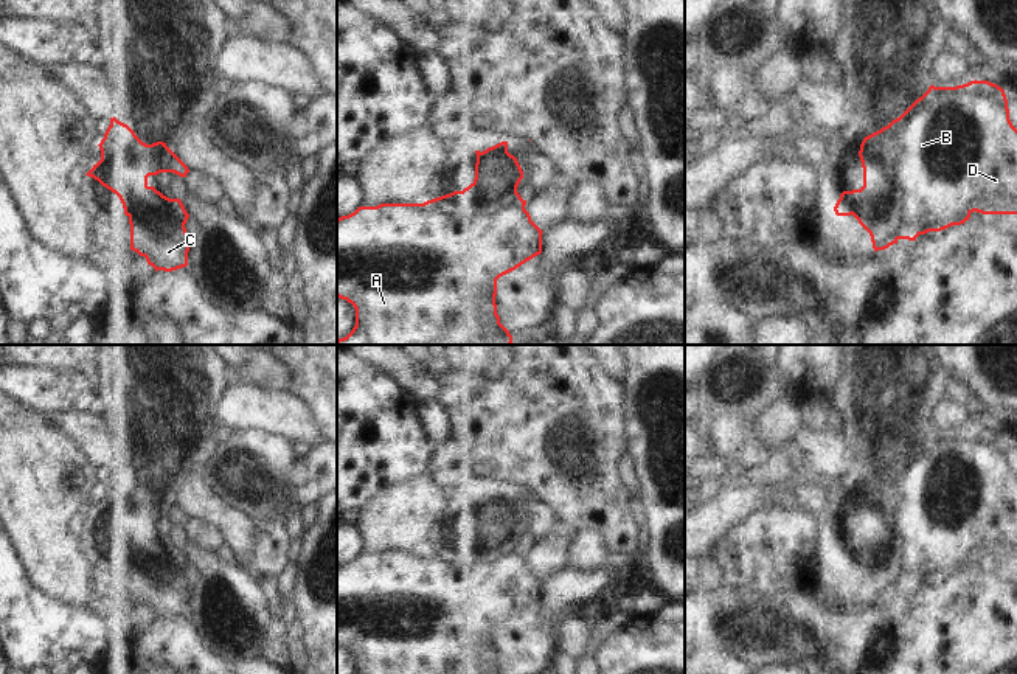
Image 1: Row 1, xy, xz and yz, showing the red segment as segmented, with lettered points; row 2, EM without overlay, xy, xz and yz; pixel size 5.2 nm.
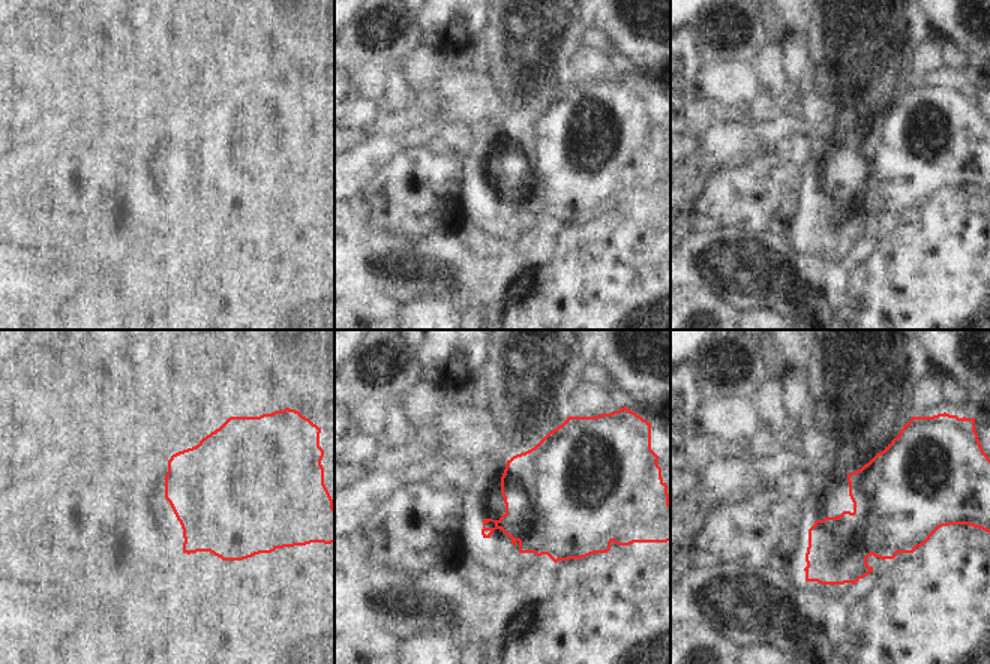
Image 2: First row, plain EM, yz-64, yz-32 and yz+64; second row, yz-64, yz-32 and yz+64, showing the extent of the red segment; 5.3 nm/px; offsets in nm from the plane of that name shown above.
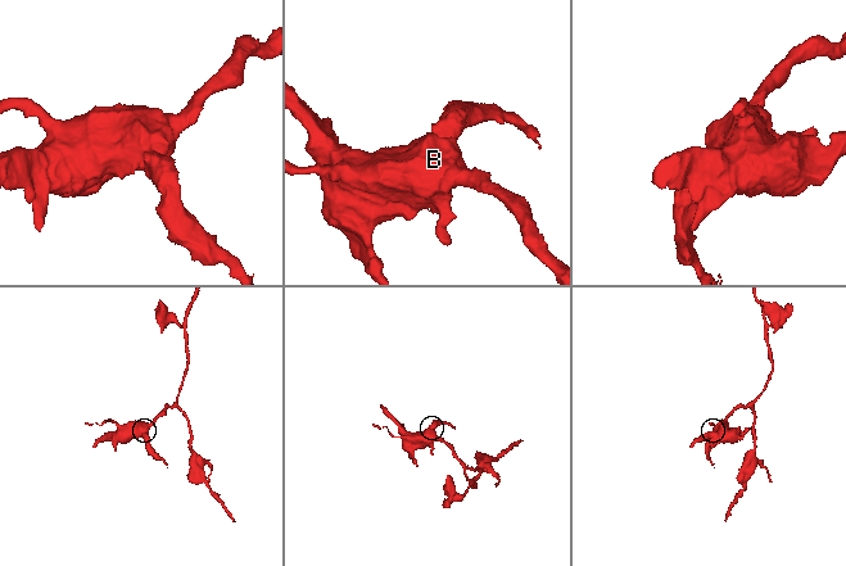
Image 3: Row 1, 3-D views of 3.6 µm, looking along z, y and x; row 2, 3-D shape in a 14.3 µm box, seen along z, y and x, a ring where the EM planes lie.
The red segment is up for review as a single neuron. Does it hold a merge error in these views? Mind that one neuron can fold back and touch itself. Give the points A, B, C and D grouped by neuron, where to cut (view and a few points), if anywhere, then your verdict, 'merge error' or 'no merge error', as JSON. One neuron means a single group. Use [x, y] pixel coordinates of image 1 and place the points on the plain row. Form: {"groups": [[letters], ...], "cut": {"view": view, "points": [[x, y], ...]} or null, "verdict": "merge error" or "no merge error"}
{"groups": [["A", "B", "D"], ["C"]], "cut": {"view": "yz", "points": [[864, 531], [878, 552], [878, 564], [890, 570], [898, 586]]}, "verdict": "merge error"}

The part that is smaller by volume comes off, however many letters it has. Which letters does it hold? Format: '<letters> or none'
C

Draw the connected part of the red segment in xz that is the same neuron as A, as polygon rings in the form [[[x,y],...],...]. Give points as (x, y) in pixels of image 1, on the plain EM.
[[[470,531],[463,539],[427,548],[424,551],[380,551],[359,554],[354,561],[337,567],[337,644],[356,657],[356,674],[503,674],[497,662],[497,627],[542,601],[542,578],[525,558],[526,548],[503,550]]]

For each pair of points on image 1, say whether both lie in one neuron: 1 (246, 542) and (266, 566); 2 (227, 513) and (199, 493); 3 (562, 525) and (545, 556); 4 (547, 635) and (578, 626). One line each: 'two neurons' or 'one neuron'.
1: two neurons
2: one neuron
3: one neuron
4: two neurons

